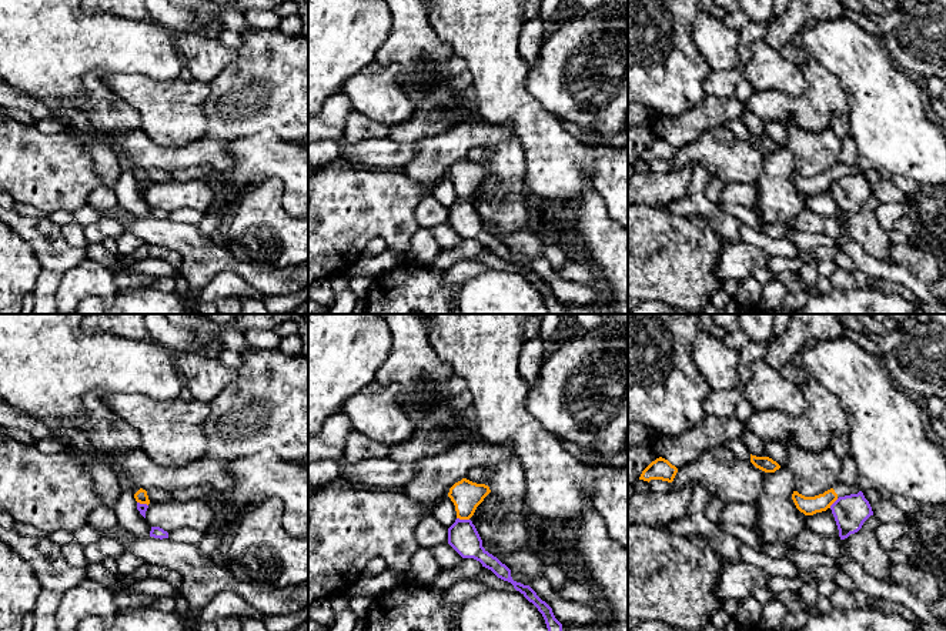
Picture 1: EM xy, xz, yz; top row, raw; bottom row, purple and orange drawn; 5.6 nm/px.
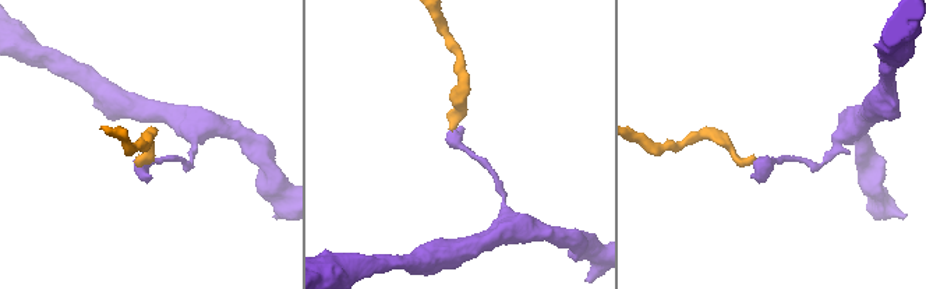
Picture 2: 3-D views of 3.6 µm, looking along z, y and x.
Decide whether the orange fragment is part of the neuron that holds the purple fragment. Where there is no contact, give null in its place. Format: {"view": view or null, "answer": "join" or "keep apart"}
{"view": "xz", "answer": "keep apart"}

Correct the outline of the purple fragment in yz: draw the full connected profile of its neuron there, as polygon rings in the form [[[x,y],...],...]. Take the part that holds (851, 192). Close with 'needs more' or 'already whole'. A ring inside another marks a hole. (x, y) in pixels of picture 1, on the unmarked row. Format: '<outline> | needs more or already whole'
[[[862,171],[839,177],[830,186],[830,190],[835,197],[840,220],[858,213],[863,203],[873,196],[872,187]]] | already whole

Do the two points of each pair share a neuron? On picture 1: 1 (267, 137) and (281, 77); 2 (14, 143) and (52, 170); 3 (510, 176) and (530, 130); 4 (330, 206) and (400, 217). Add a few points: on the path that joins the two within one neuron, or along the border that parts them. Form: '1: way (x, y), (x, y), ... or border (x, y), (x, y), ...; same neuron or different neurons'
1: border (237, 137), (270, 129), (280, 139), (293, 143); different neurons
2: way (23, 152), (43, 170); same neuron
3: border (515, 134), (525, 162), (525, 174), (521, 182); different neurons
4: way (347, 206), (383, 207); same neuron

